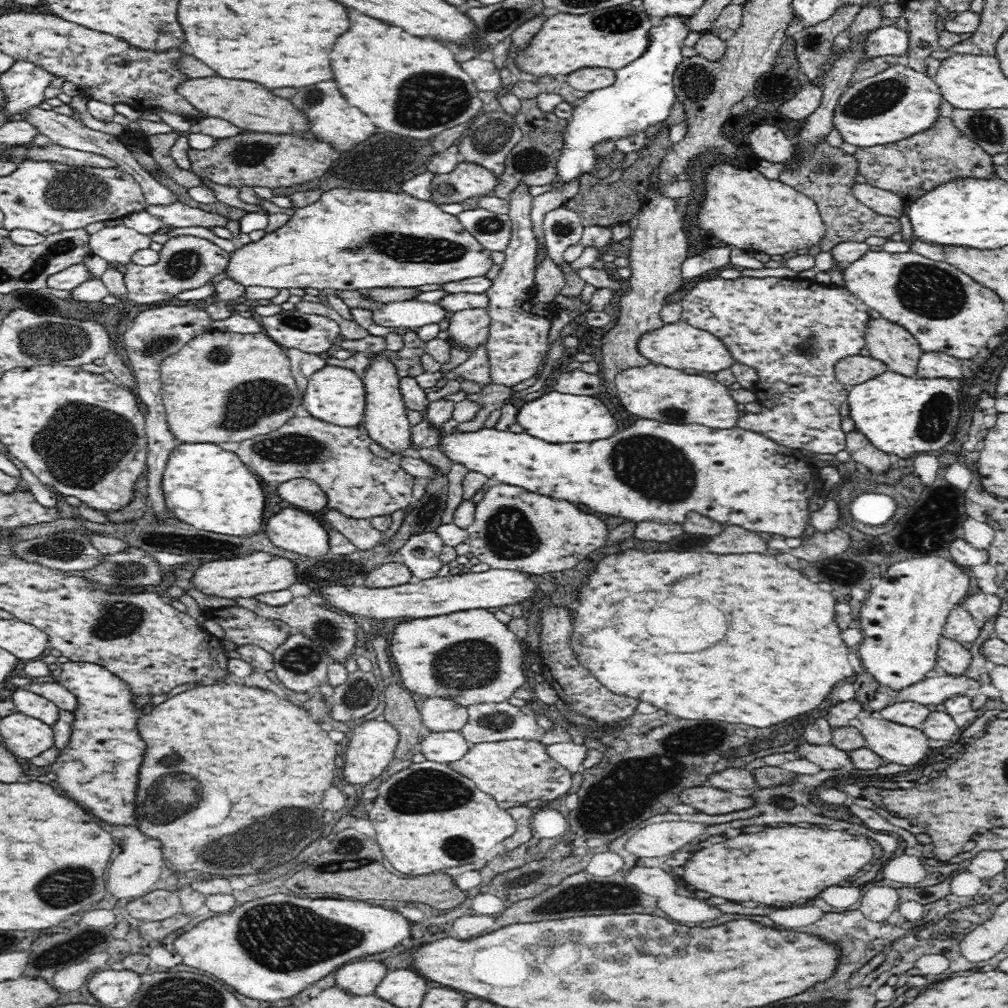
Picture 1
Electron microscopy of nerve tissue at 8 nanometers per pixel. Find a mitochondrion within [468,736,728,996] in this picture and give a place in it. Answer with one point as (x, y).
(600, 818)

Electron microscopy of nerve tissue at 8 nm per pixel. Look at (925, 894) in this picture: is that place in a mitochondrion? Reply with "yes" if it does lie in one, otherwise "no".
no

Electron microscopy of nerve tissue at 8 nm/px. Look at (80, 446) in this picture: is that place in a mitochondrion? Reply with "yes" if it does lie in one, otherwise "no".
yes

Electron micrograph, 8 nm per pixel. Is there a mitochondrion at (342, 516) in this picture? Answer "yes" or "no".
no

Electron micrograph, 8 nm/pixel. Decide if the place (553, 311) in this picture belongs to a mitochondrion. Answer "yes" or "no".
no

